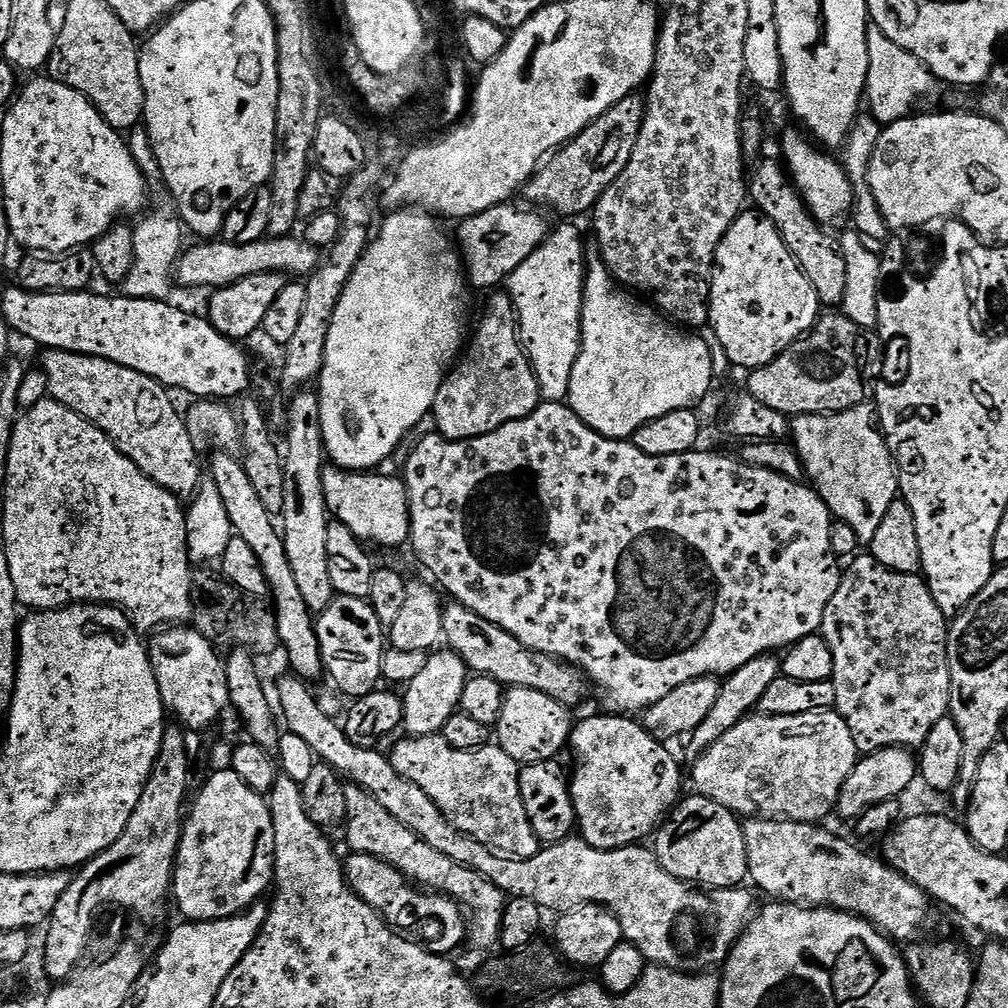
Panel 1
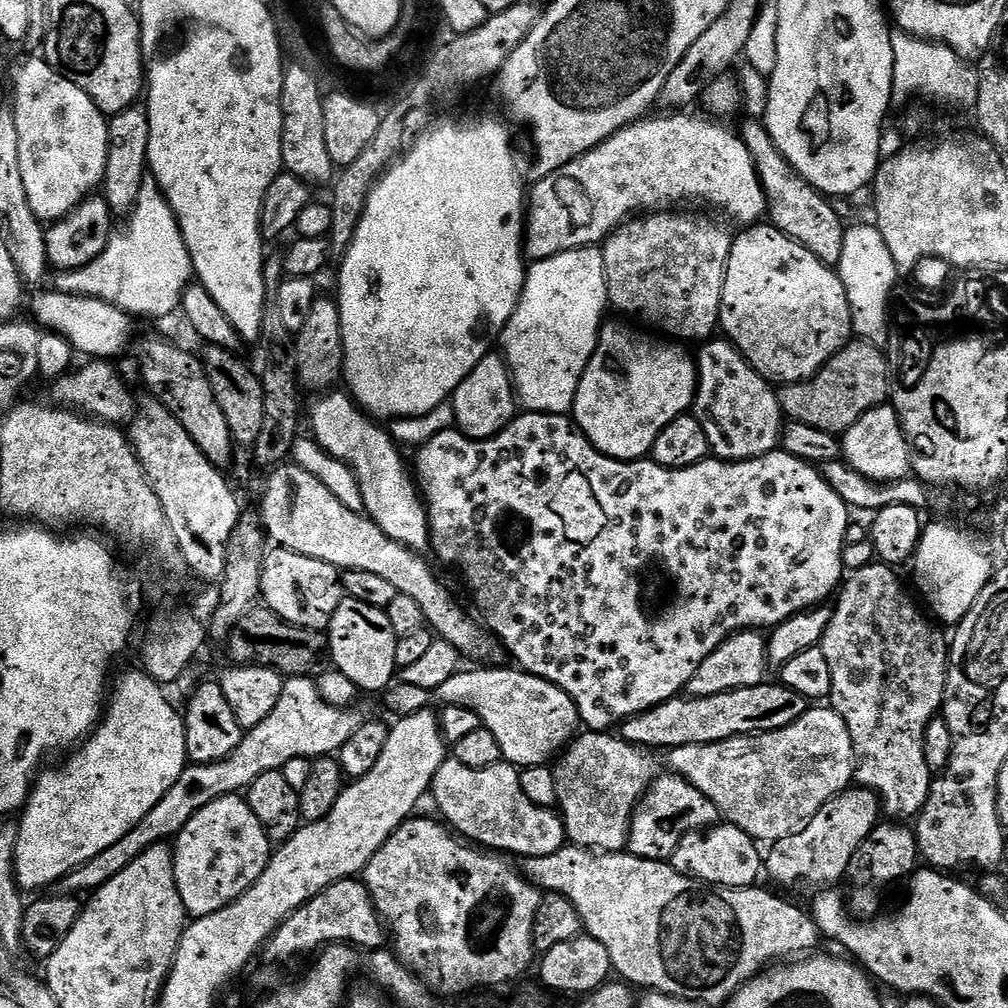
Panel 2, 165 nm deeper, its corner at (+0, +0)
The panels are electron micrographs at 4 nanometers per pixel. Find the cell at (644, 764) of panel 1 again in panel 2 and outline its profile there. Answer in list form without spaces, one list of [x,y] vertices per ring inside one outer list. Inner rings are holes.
[[[667,775],[658,777],[653,784],[651,781],[646,795],[635,805],[626,845],[631,855],[645,856],[648,860],[667,861],[672,857],[685,834],[701,832],[703,828],[712,828],[715,824],[721,823],[722,817],[714,802],[706,799],[683,776]]]

